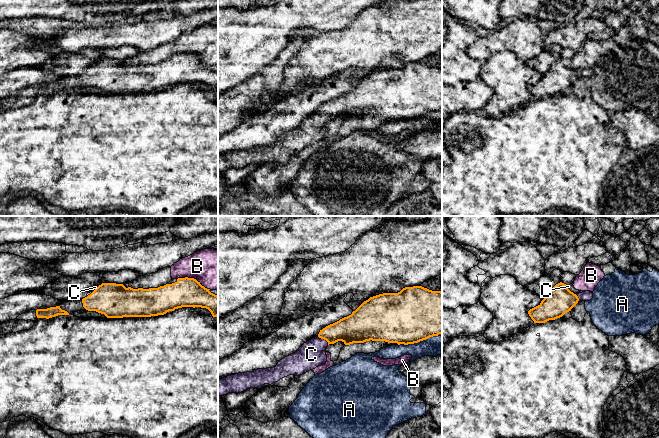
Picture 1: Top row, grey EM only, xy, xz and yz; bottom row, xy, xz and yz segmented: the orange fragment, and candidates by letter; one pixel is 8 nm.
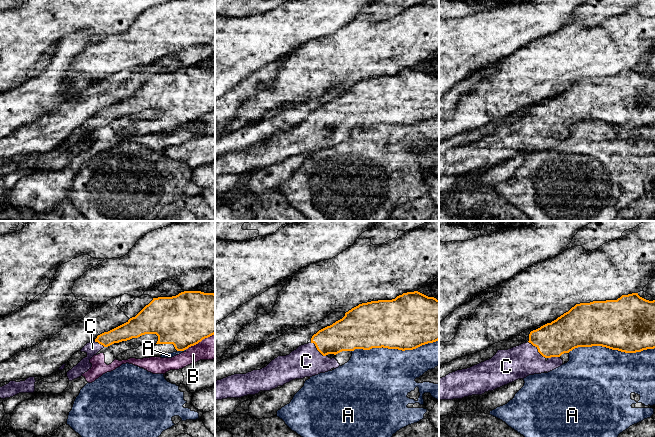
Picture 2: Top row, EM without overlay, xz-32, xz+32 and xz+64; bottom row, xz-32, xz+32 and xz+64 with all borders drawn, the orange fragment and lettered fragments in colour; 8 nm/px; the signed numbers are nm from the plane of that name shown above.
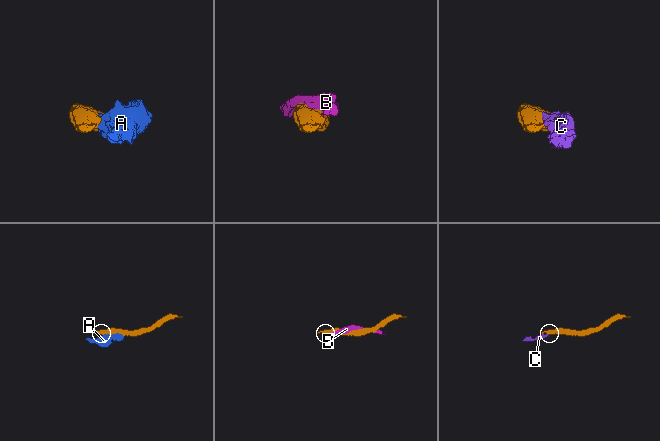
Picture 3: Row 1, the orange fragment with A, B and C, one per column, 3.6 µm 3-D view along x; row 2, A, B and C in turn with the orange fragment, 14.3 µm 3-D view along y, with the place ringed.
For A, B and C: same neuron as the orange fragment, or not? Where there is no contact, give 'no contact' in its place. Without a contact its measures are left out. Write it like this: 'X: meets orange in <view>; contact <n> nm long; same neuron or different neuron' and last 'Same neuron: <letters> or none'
A: meets orange in xz; contact 340 nm long; different neuron
B: meets orange in xy; contact 280 nm long; different neuron
C: meets orange in xz; contact 120 nm long; same neuron
Same neuron: C

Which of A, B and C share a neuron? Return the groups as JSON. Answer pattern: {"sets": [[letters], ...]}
{"sets": [["A"], ["B"], ["C"]]}

